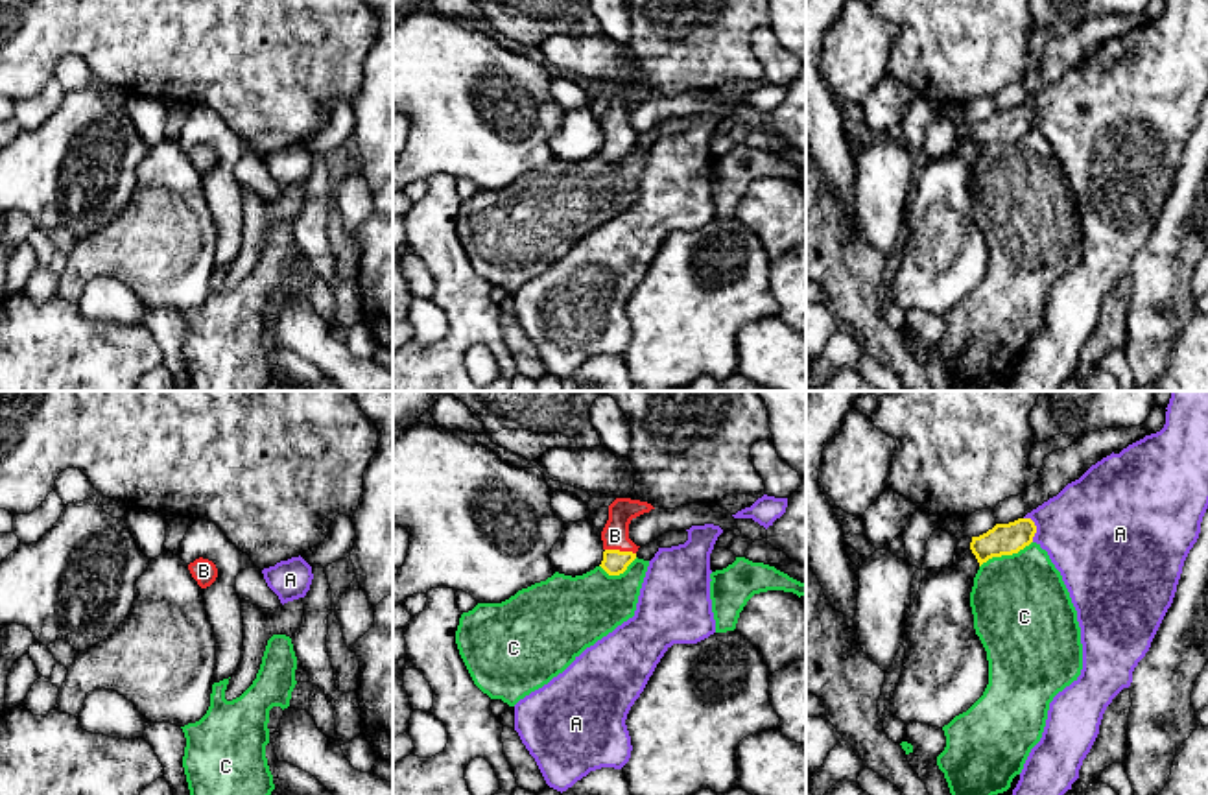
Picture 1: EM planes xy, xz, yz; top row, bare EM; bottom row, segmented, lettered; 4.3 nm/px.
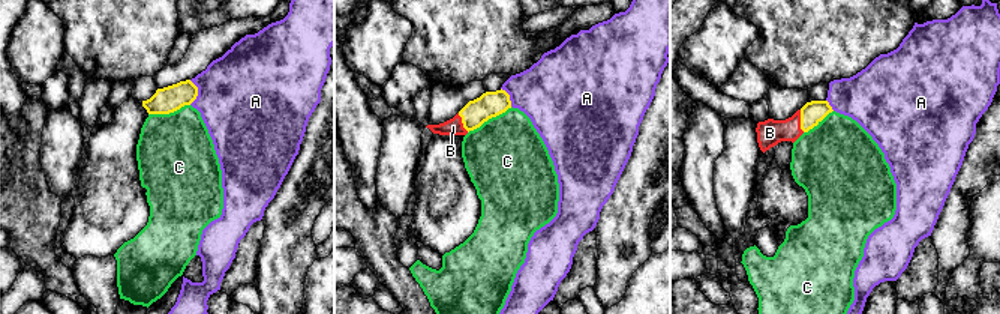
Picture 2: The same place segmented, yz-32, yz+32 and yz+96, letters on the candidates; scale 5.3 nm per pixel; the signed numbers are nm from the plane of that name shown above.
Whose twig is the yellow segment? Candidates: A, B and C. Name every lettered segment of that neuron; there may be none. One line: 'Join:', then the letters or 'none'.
Join: B

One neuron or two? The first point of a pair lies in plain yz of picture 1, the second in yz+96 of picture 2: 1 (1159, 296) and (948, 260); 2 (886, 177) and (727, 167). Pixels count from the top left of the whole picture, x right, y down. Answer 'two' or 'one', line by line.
1: one
2: one

